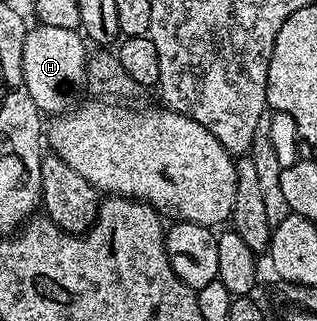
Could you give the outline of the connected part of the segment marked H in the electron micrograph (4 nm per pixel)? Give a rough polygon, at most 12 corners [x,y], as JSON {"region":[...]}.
{"region":[[35,23],[22,73],[39,112],[61,114],[86,78],[81,31]]}

